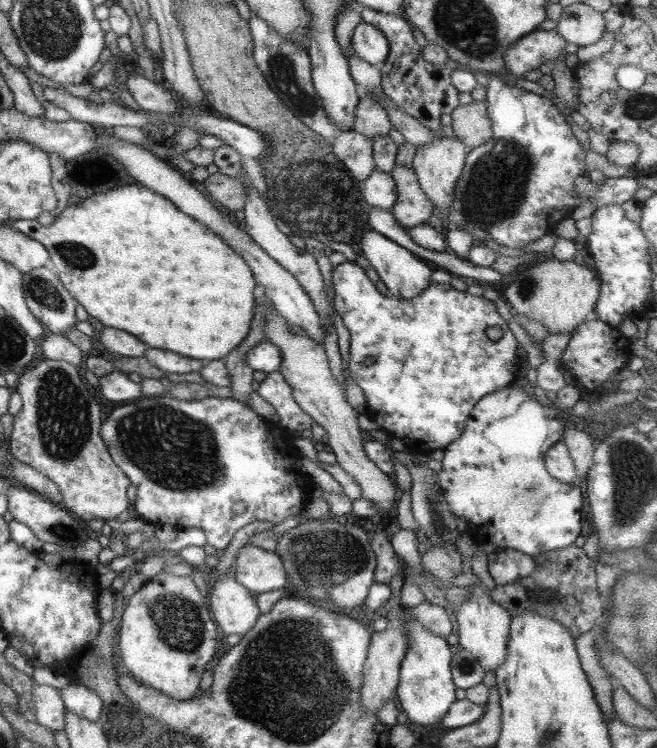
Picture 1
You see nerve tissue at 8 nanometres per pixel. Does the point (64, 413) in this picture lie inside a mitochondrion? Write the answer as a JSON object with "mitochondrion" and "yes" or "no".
{"mitochondrion":"yes"}

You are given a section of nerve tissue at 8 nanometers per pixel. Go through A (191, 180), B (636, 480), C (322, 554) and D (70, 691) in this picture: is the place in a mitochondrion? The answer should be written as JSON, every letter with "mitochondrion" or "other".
{"A":"other","B":"mitochondrion","C":"mitochondrion","D":"other"}

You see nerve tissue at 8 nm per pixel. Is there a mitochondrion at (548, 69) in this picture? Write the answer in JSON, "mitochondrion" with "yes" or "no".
{"mitochondrion":"no"}

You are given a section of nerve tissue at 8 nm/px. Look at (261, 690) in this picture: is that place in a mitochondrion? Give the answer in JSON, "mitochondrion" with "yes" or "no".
{"mitochondrion":"yes"}

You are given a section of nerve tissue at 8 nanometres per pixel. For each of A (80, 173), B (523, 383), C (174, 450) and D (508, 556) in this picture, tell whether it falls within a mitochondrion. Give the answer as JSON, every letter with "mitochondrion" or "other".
{"A":"other","B":"other","C":"mitochondrion","D":"other"}

